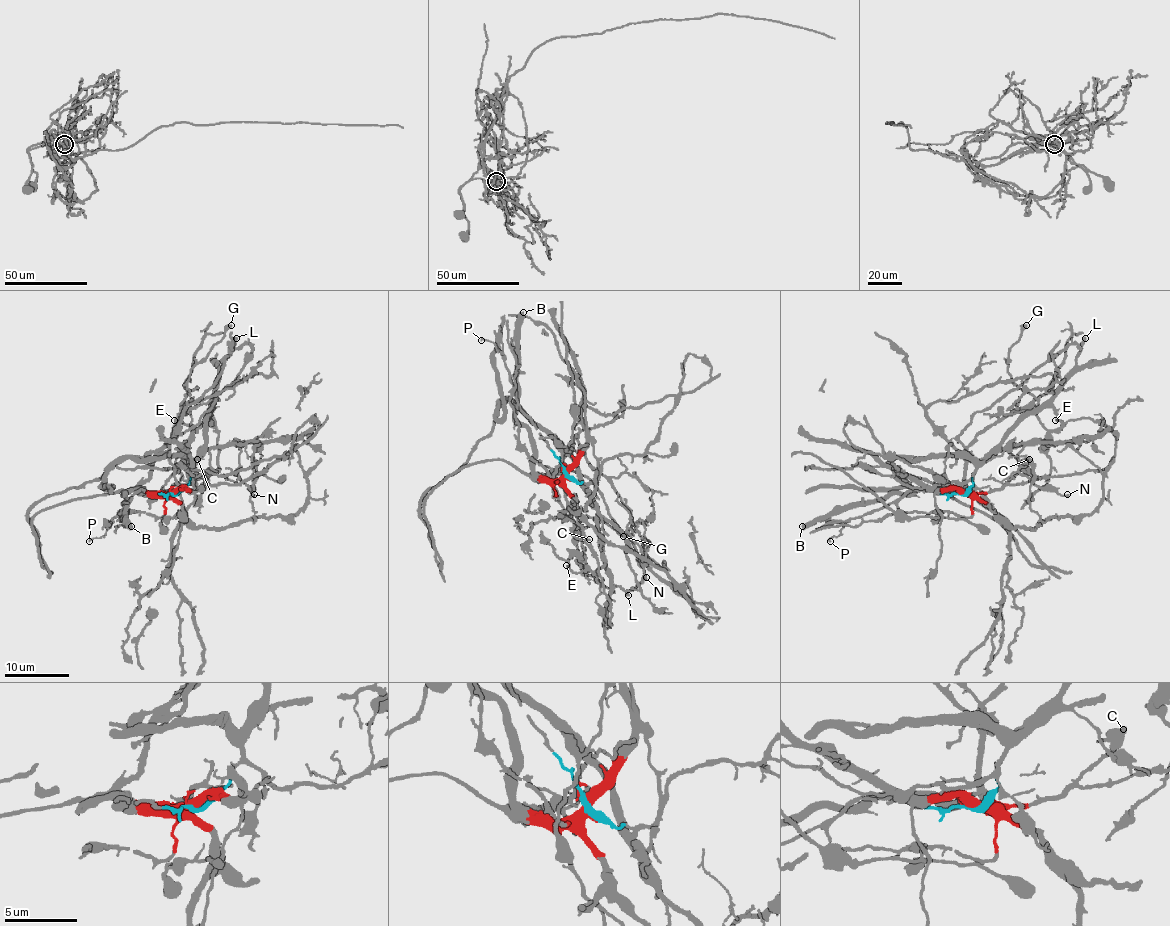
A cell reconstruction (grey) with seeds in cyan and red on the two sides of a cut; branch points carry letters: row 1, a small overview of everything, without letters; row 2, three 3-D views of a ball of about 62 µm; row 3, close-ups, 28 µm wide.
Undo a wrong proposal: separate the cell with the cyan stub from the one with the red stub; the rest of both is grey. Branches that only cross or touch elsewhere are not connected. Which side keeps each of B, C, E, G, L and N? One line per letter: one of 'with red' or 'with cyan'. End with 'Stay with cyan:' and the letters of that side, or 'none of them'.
B: with red
C: with red
E: with cyan
G: with cyan
L: with cyan
N: with cyan
Stay with cyan: E, G, L, N

